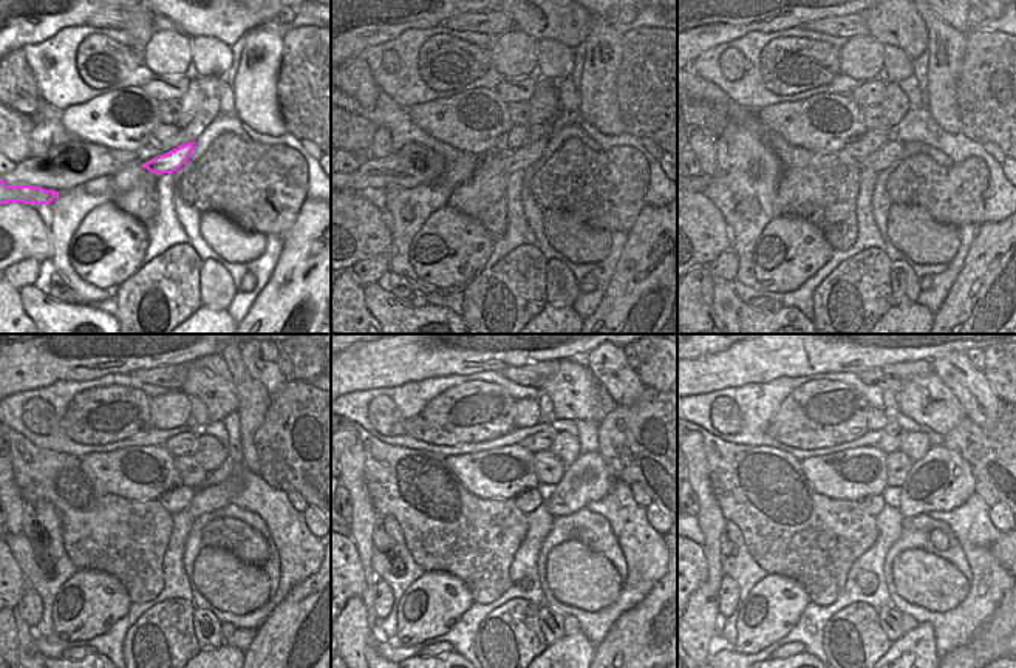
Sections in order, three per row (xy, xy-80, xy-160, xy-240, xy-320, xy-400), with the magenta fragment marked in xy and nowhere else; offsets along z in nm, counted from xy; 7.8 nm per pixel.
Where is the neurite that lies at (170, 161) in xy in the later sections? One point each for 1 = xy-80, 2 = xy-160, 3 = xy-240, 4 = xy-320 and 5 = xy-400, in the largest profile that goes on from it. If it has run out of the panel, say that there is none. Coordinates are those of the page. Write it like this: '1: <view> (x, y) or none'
1: xy-80 (517, 161)
2: xy-160 (882, 158)
3: xy-240 (206, 500)
4: xy-320 (588, 478)
5: xy-400 (940, 481)

